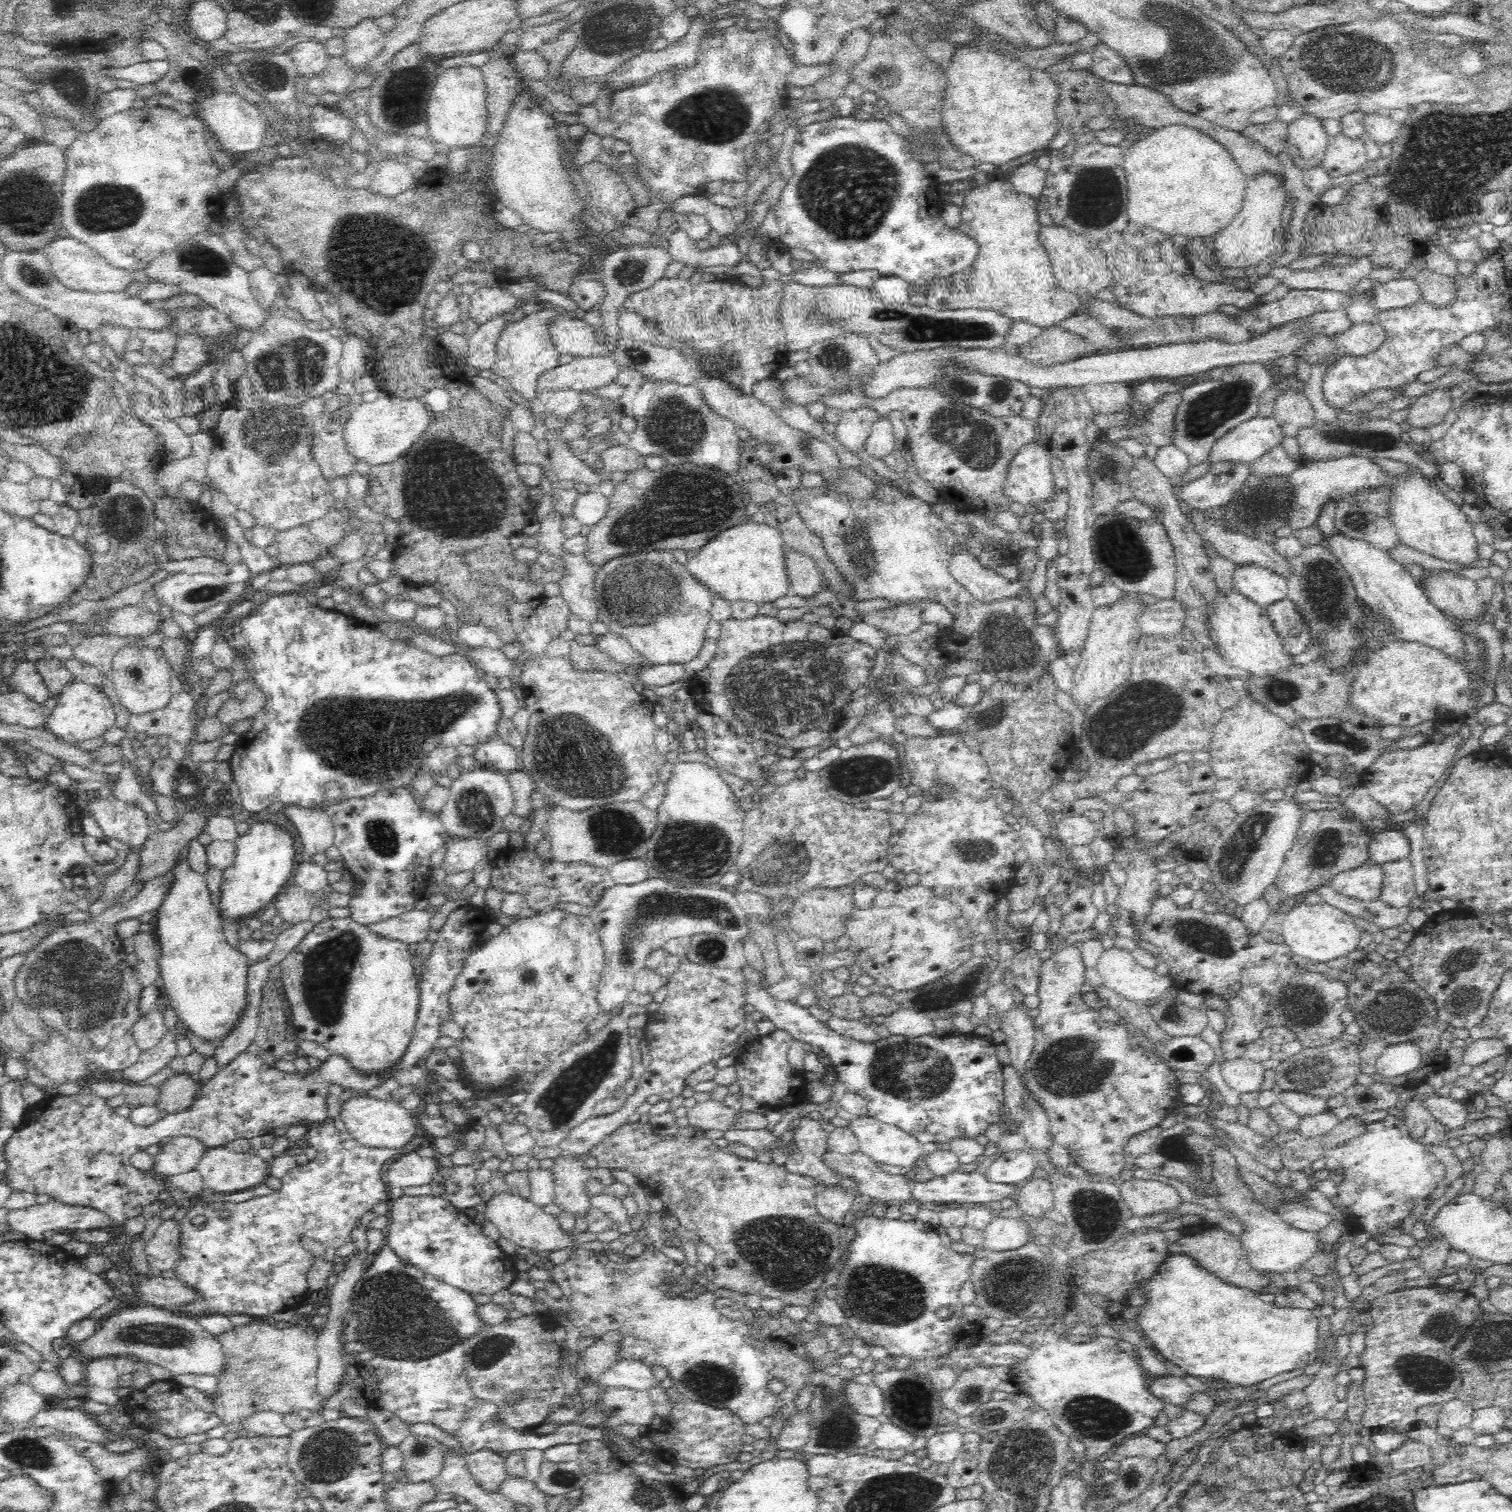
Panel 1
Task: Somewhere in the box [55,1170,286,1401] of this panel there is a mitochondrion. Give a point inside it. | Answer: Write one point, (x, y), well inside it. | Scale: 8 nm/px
(151, 1334)

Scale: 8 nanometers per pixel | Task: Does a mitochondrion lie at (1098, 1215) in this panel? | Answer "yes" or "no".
yes

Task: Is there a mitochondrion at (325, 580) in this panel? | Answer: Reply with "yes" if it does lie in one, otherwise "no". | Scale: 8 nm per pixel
no

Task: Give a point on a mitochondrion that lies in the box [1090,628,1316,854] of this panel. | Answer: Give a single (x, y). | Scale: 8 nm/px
(1283, 692)

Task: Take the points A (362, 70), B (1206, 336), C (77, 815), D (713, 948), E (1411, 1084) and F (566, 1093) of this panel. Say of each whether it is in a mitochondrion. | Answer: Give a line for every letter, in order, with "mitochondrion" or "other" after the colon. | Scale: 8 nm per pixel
A: other
B: other
C: other
D: mitochondrion
E: other
F: mitochondrion

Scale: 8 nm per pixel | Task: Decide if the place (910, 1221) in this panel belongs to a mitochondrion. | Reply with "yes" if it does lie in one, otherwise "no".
no

